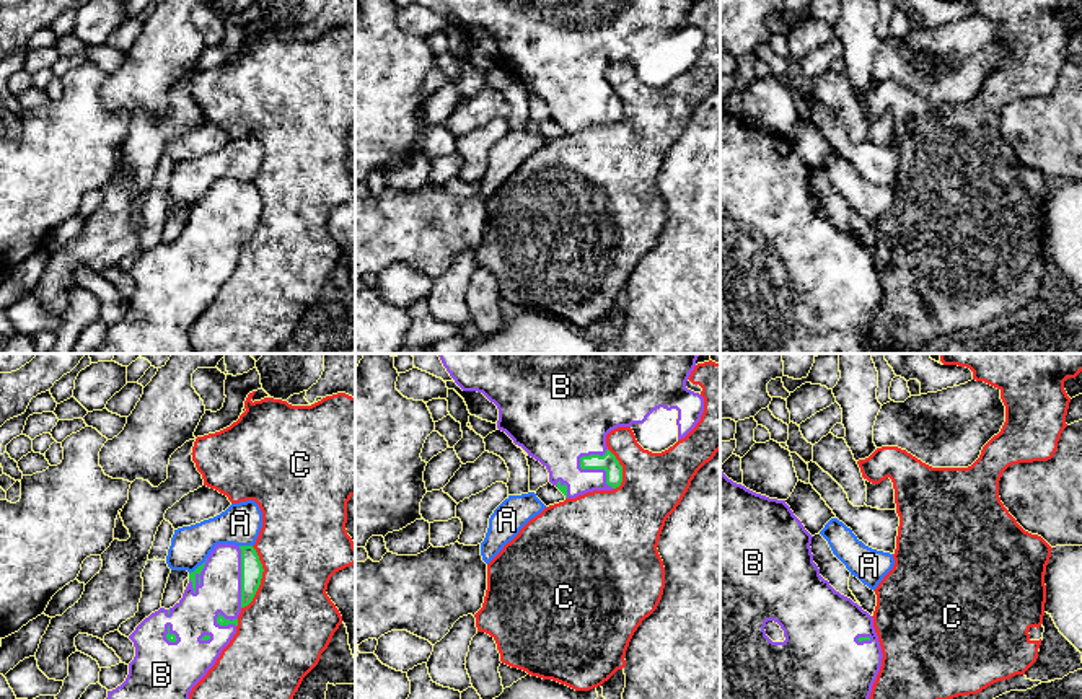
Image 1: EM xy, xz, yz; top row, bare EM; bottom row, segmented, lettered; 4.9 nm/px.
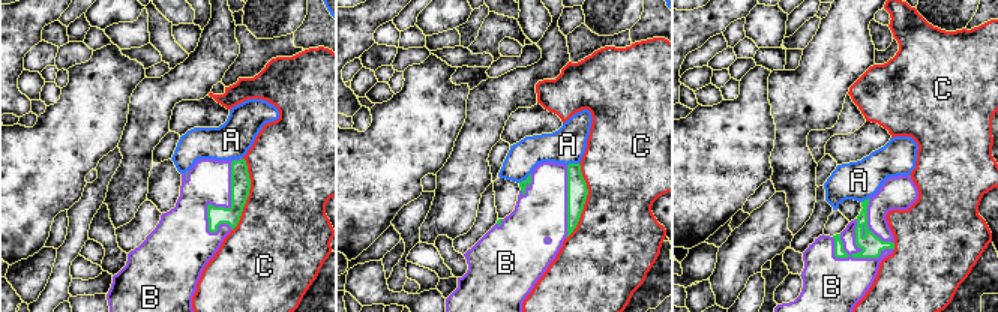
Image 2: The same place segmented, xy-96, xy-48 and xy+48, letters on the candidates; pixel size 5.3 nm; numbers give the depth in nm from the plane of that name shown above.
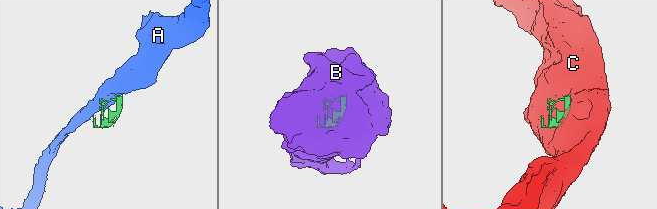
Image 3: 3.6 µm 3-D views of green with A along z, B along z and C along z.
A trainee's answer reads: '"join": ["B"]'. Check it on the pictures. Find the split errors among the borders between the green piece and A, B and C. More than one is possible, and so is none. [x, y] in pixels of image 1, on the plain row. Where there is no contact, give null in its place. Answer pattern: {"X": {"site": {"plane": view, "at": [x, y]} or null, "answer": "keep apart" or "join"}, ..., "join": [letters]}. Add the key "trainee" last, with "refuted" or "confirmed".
{"A": {"site": {"plane": "xy", "at": [246, 181]}, "answer": "keep apart"}, "B": {"site": {"plane": "xz", "at": [598, 103]}, "answer": "join"}, "C": {"site": {"plane": "xy", "at": [261, 212]}, "answer": "keep apart"}, "join": ["B"], "trainee": "confirmed"}

